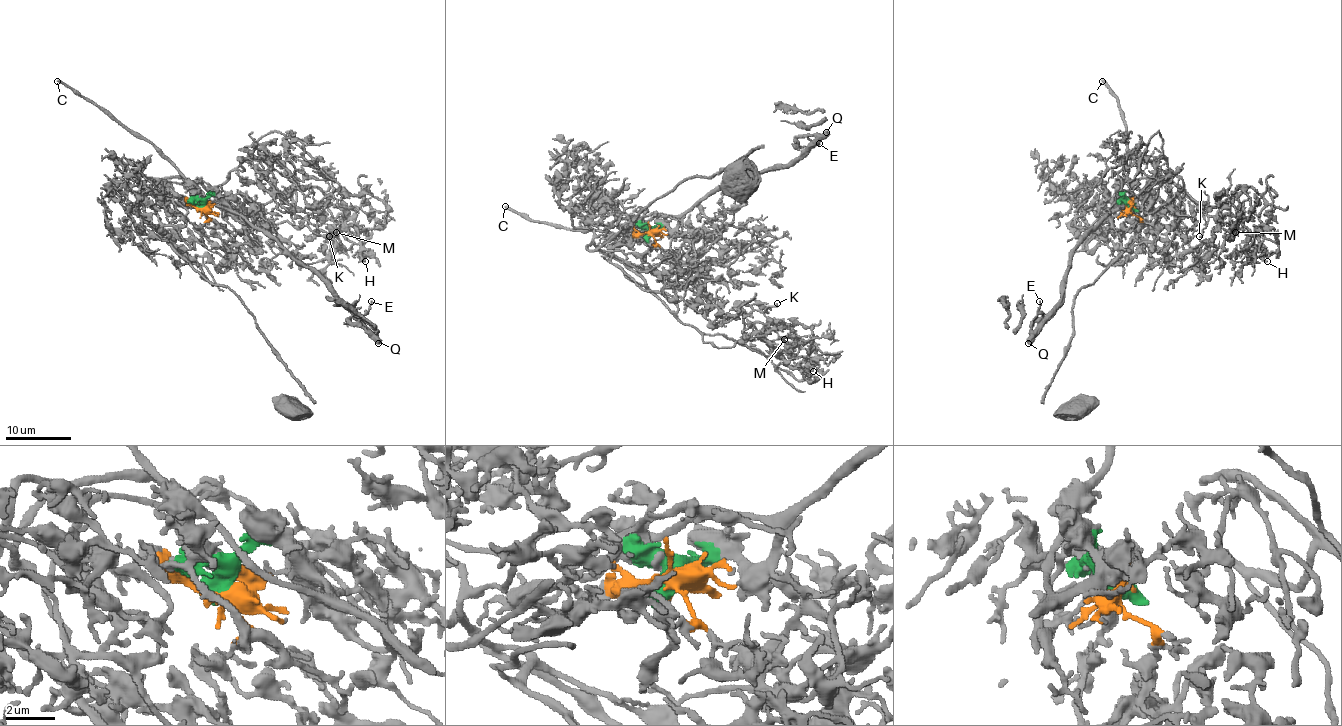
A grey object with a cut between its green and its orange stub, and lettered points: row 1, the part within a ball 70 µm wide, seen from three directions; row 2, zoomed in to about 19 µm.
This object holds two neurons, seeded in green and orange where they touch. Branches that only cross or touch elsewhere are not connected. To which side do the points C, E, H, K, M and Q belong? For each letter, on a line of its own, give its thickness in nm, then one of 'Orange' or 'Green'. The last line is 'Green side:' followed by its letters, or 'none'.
C: Thickness 280 nm. Green
E: Thickness 140 nm. Green
H: Thickness 240 nm. Orange
K: Thickness 150 nm. Orange
M: Thickness 100 nm. Orange
Q: Thickness 600 nm. Green
Green side: C, E, Q

